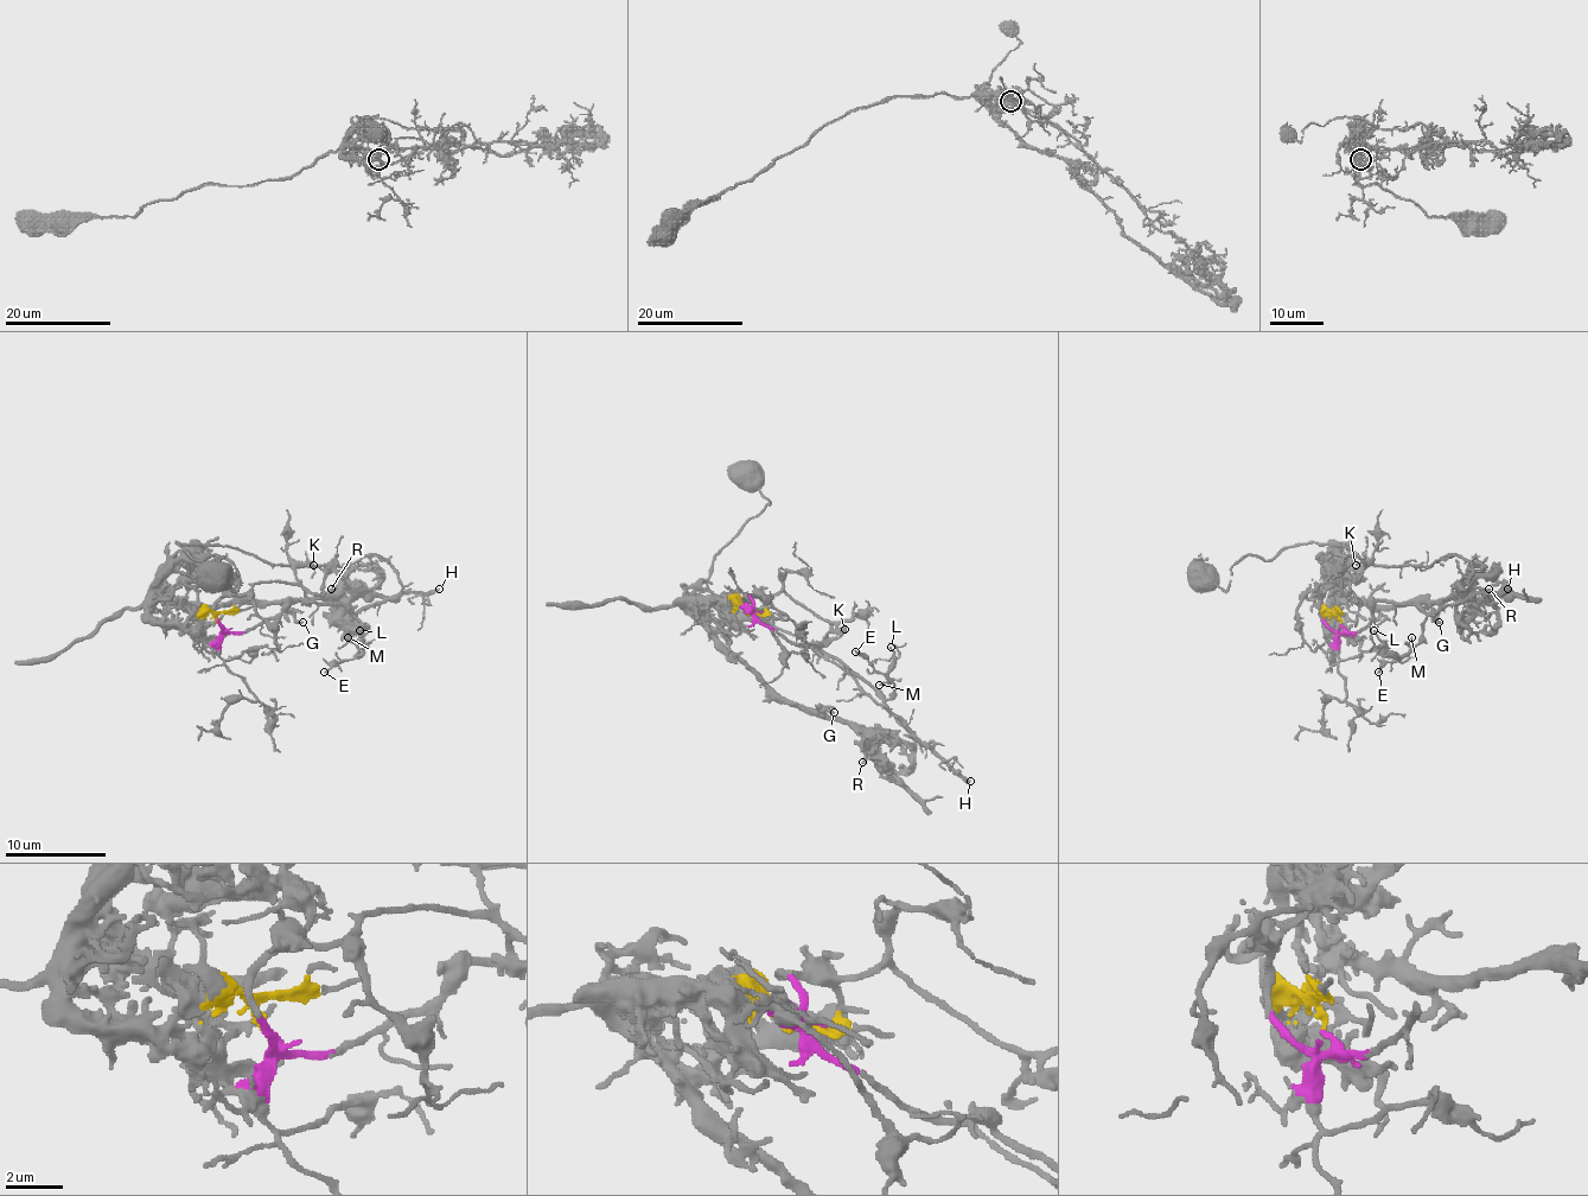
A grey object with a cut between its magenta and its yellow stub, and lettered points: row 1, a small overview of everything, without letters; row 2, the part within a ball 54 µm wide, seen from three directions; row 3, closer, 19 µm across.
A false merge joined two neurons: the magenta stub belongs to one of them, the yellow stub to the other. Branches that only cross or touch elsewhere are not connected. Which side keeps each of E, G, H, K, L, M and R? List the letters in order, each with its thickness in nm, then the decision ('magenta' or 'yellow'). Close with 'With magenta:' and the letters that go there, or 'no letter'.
E: 130 nm thick; magenta
G: 240 nm thick; yellow
H: 280 nm thick; magenta
K: 140 nm thick; magenta
L: 130 nm thick; magenta
M: 110 nm thick; magenta
R: 140 nm thick; yellow
With magenta: E, H, K, L, M

